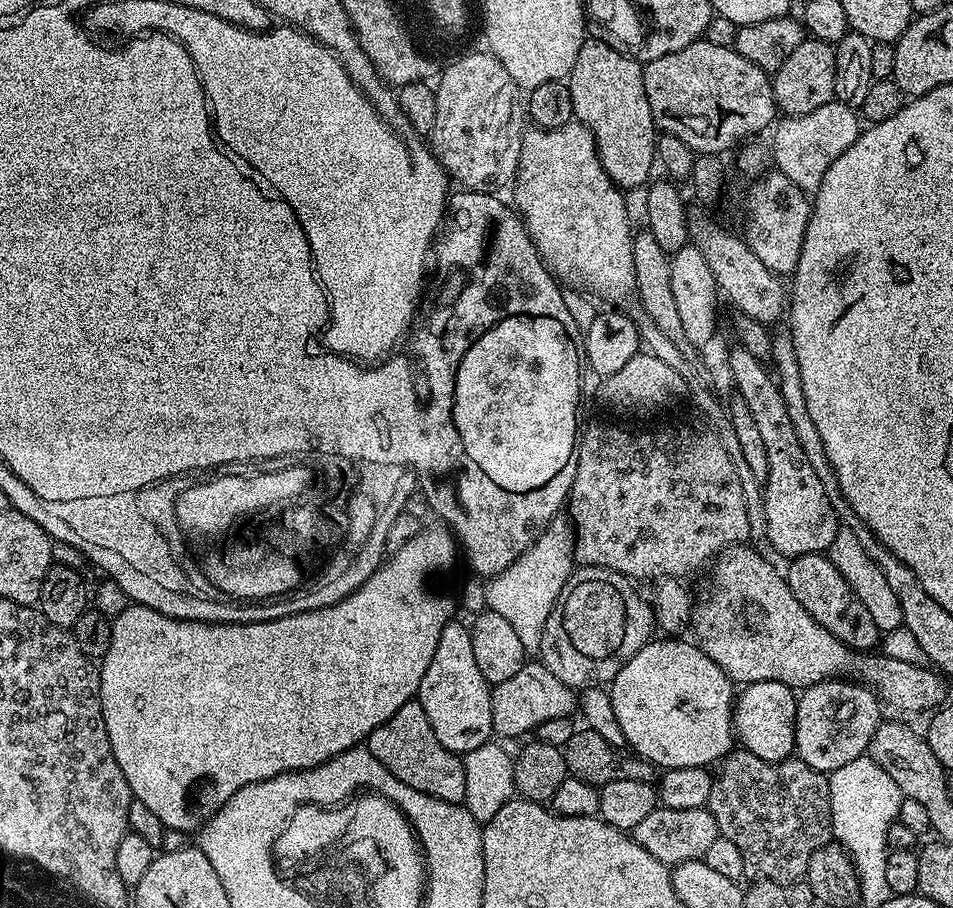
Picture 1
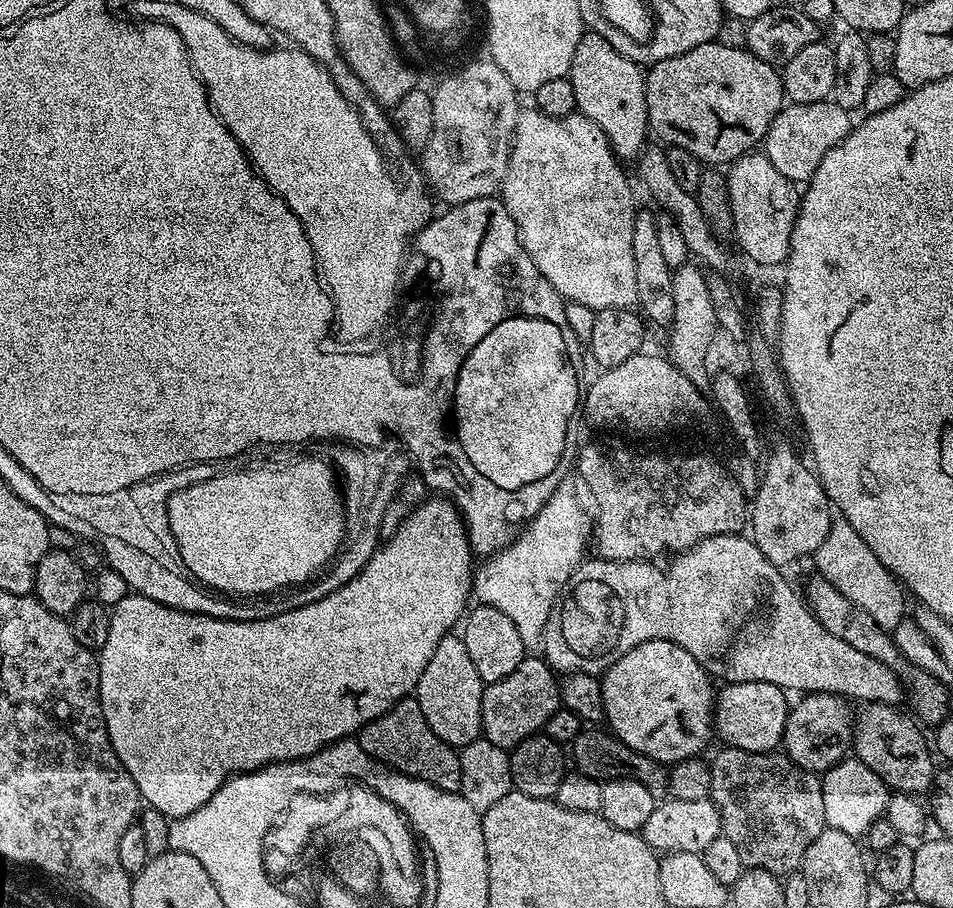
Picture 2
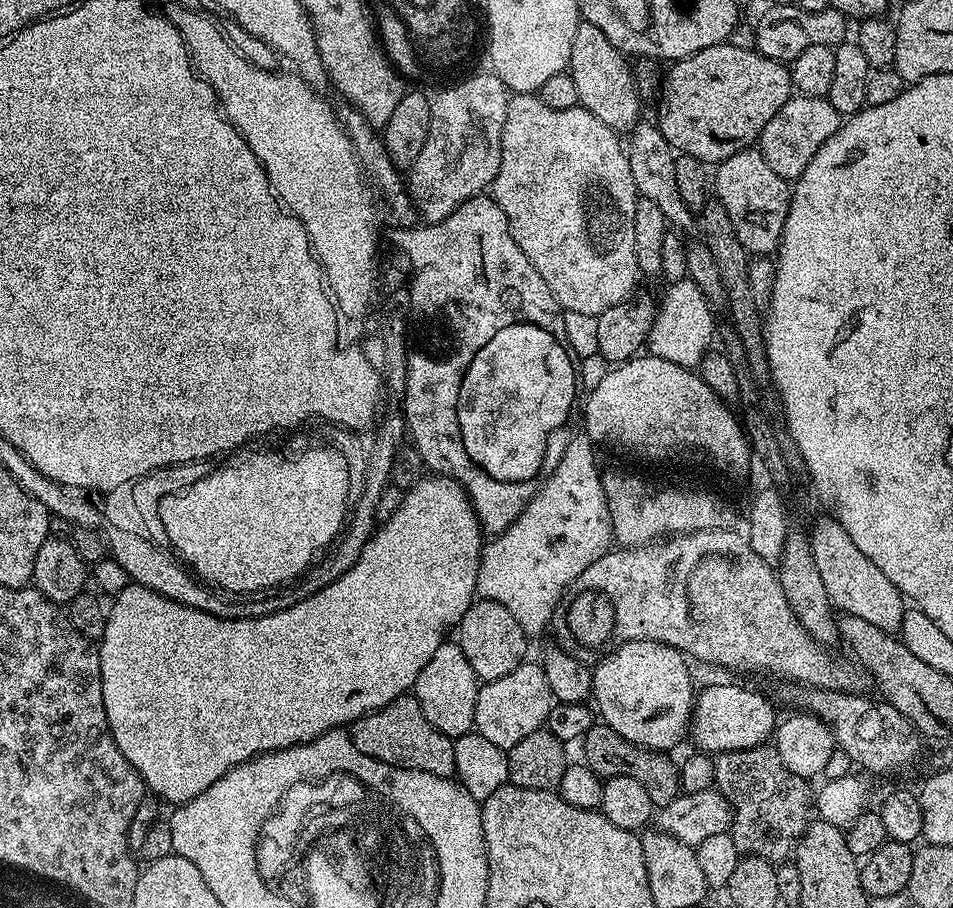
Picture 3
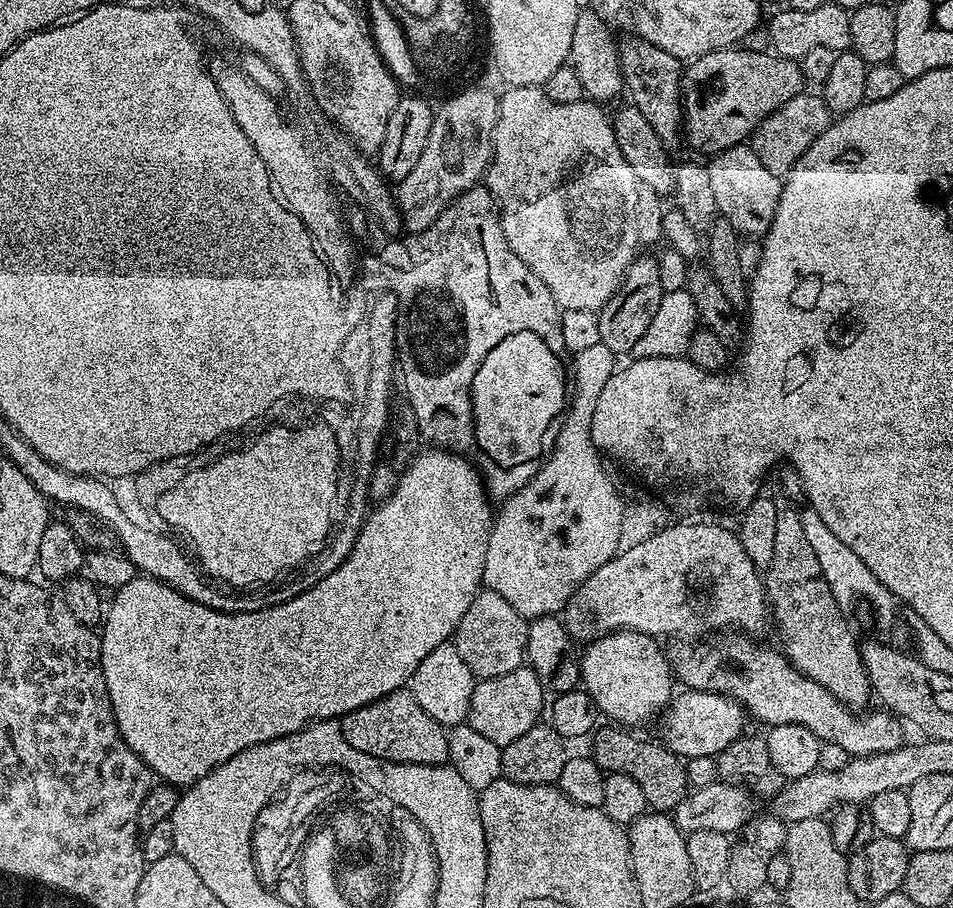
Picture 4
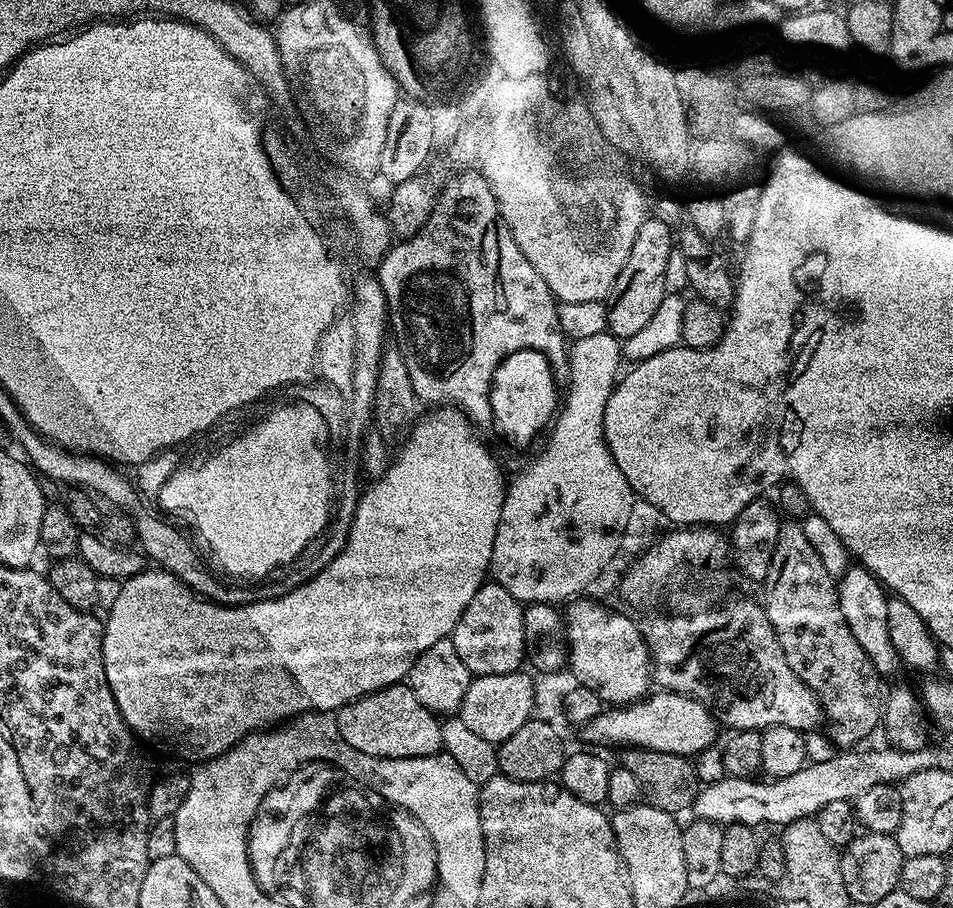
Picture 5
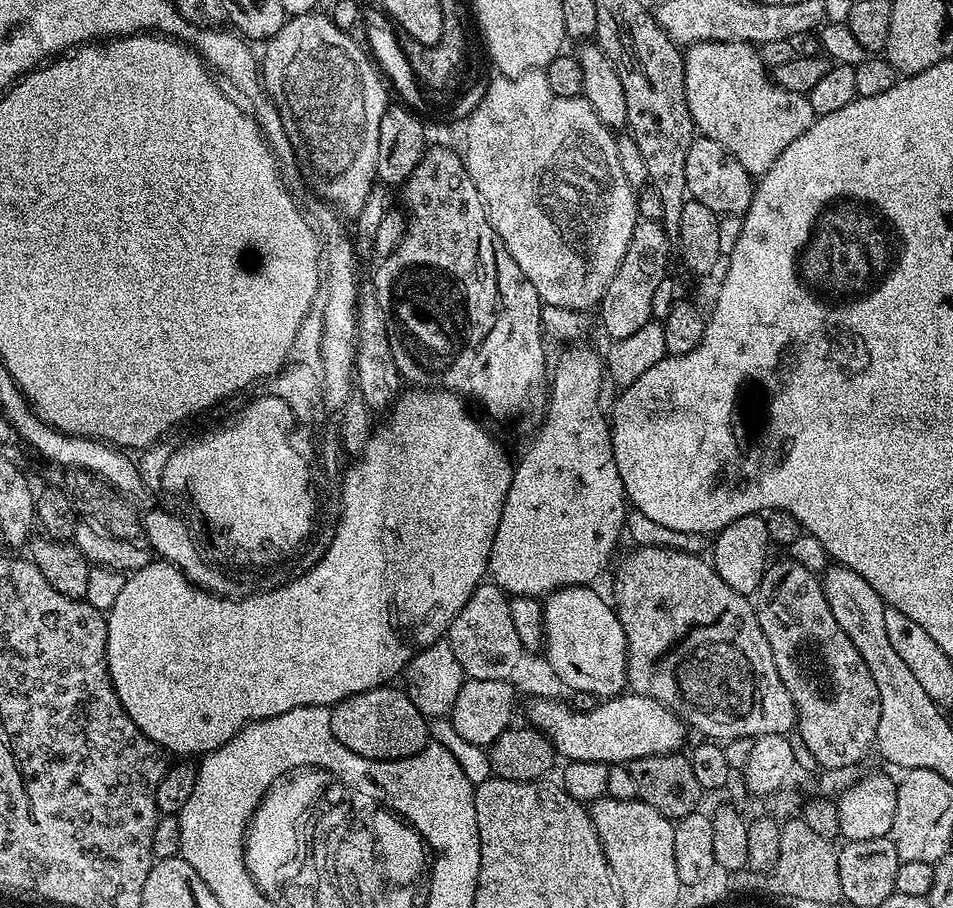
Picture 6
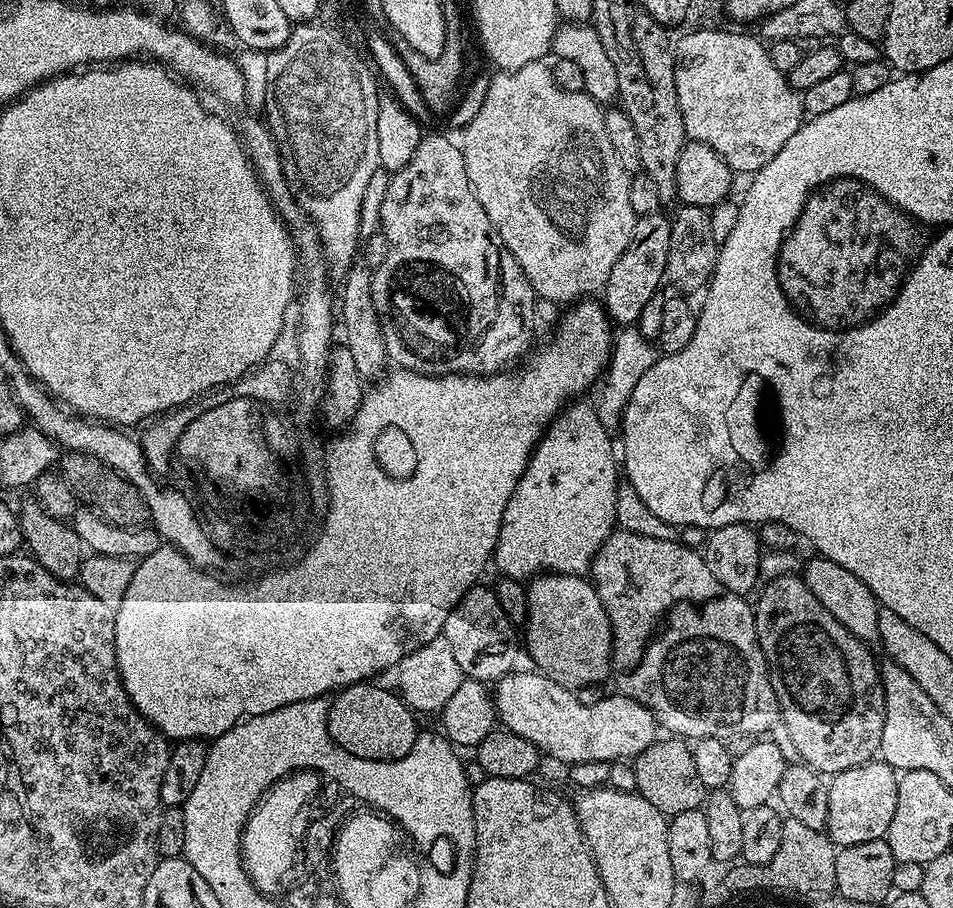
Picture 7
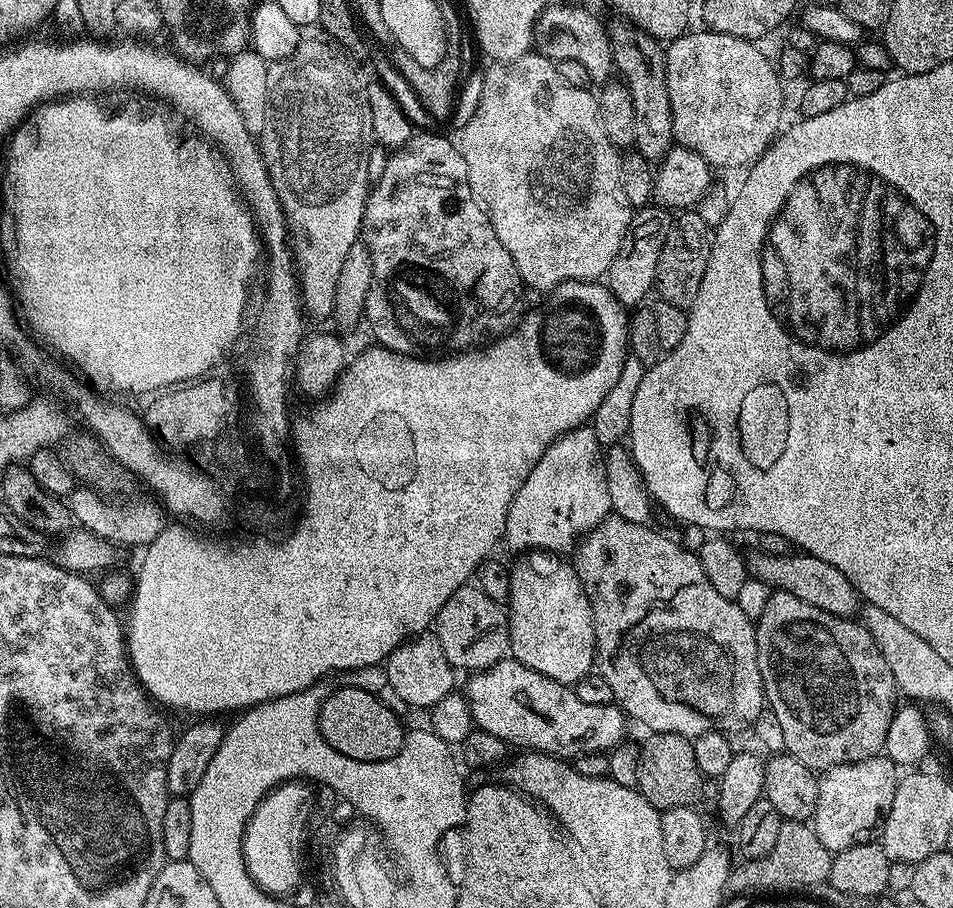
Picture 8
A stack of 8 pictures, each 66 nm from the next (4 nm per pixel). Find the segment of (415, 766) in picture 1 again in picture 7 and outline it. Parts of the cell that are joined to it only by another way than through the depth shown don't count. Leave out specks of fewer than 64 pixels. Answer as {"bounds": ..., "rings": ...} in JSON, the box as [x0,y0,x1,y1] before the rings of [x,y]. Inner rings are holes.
{"bounds":[328,682,418,760],"rings":[[[376,682],[349,684],[331,697],[328,706],[328,733],[342,750],[367,760],[397,760],[410,754],[418,735],[417,713],[395,691],[379,688]]]}

